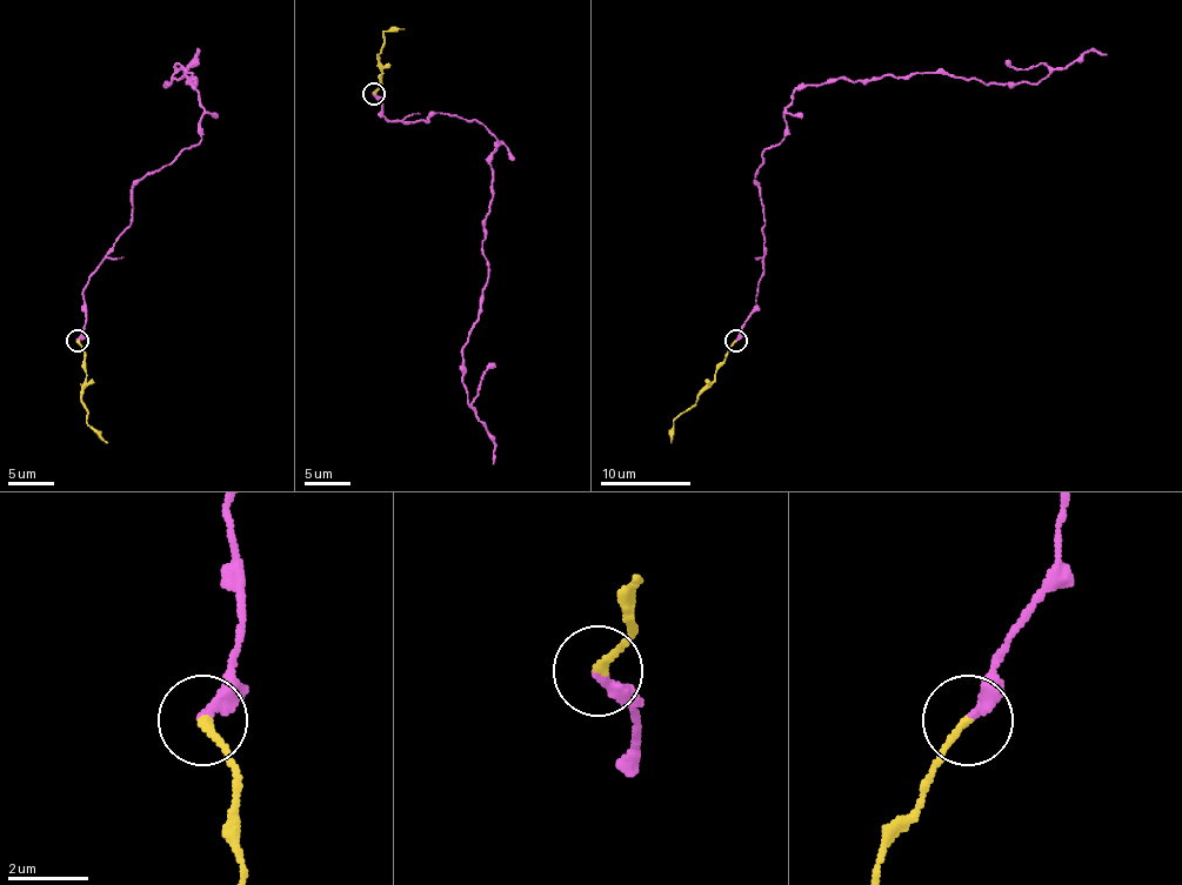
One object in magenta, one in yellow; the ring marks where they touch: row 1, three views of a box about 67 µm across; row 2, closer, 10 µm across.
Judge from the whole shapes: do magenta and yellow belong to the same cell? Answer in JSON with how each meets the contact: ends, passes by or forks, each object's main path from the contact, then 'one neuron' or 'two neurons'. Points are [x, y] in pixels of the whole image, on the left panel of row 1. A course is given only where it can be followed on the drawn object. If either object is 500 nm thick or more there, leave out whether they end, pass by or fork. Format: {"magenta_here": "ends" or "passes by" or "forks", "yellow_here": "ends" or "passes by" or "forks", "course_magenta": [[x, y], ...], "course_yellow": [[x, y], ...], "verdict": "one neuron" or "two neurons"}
{"magenta_here": "ends", "yellow_here": "ends", "course_magenta": [[78, 340], [82, 288], [129, 225], [132, 188], [200, 136], [205, 109], [195, 78], [166, 82], [195, 55]], "course_yellow": [[78, 340], [85, 352], [87, 381], [82, 399], [87, 421], [107, 442]], "verdict": "one neuron"}

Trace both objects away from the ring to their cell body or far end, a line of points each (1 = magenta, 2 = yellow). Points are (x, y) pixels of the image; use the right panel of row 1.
1: (735, 340), (765, 270), (755, 175), (785, 136), (792, 94), (927, 73), (1040, 82), (1106, 55)
2: (735, 340), (714, 381), (674, 421), (672, 442)

